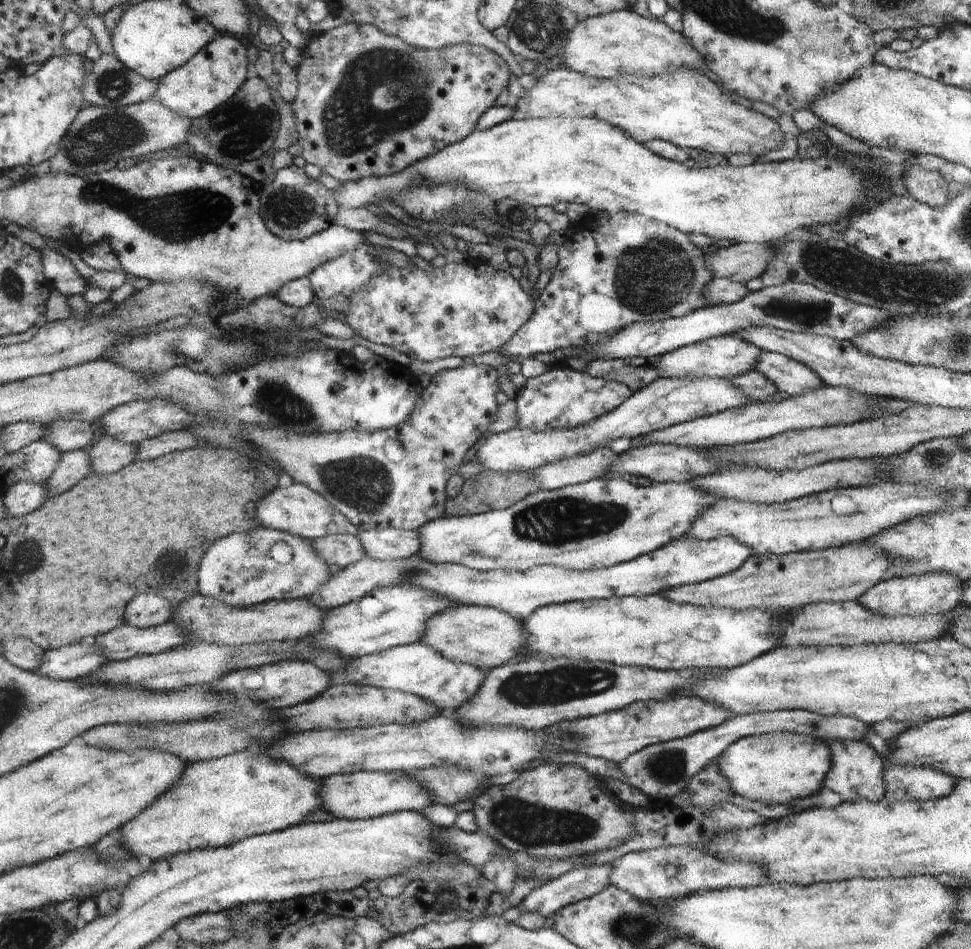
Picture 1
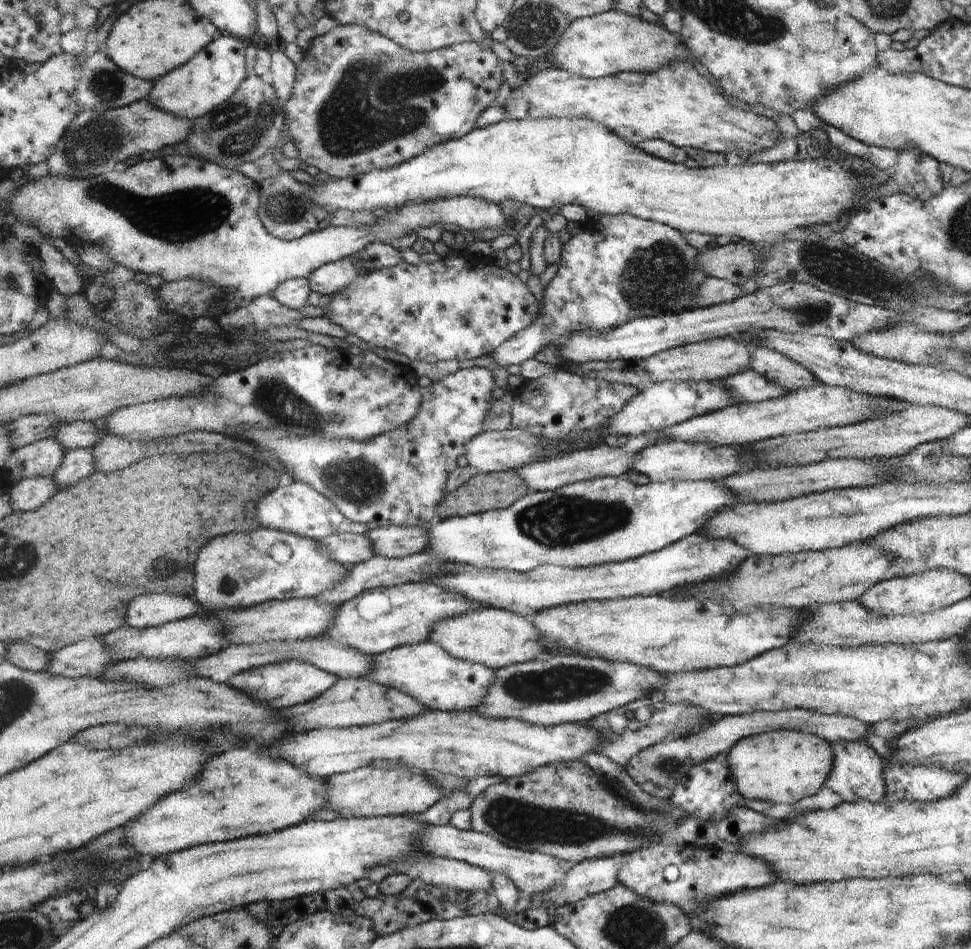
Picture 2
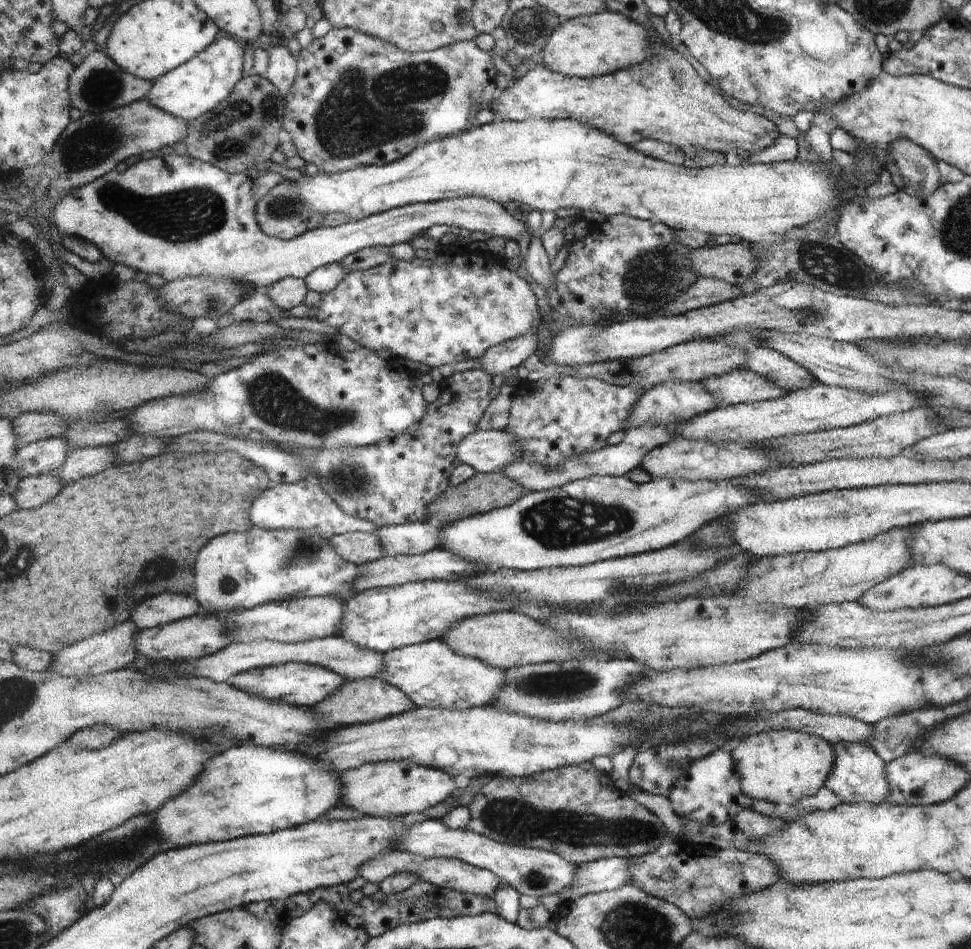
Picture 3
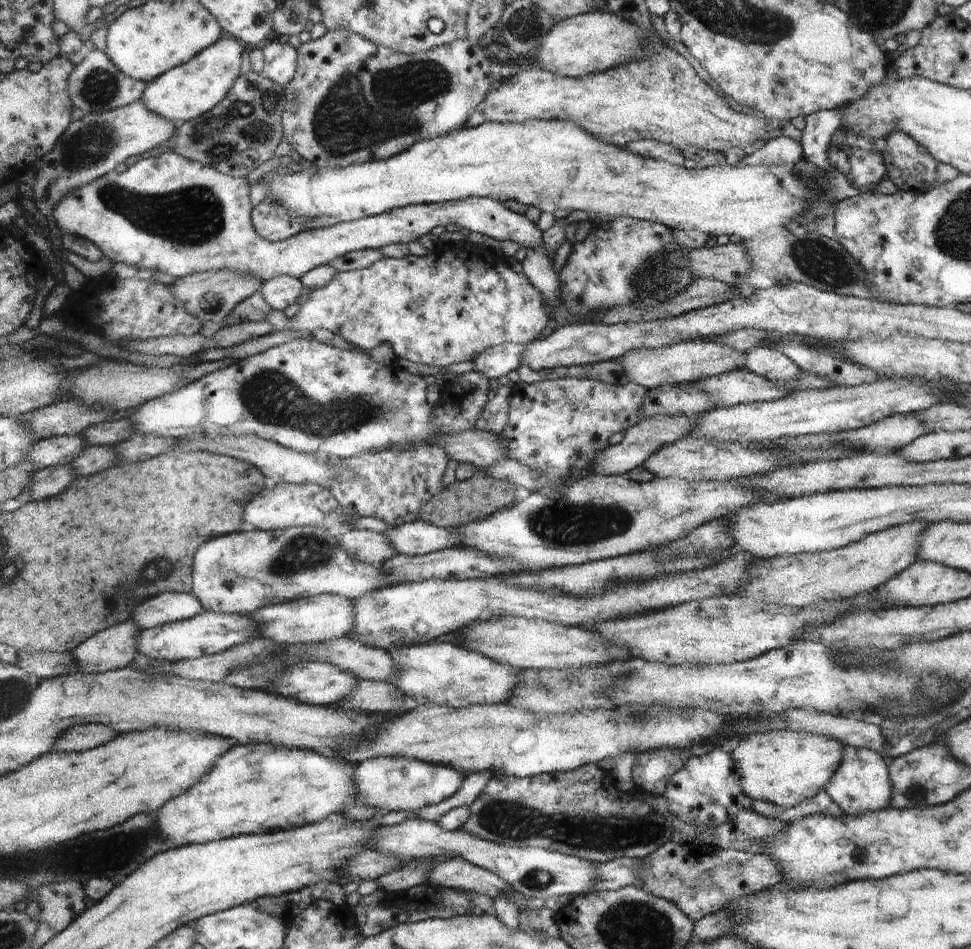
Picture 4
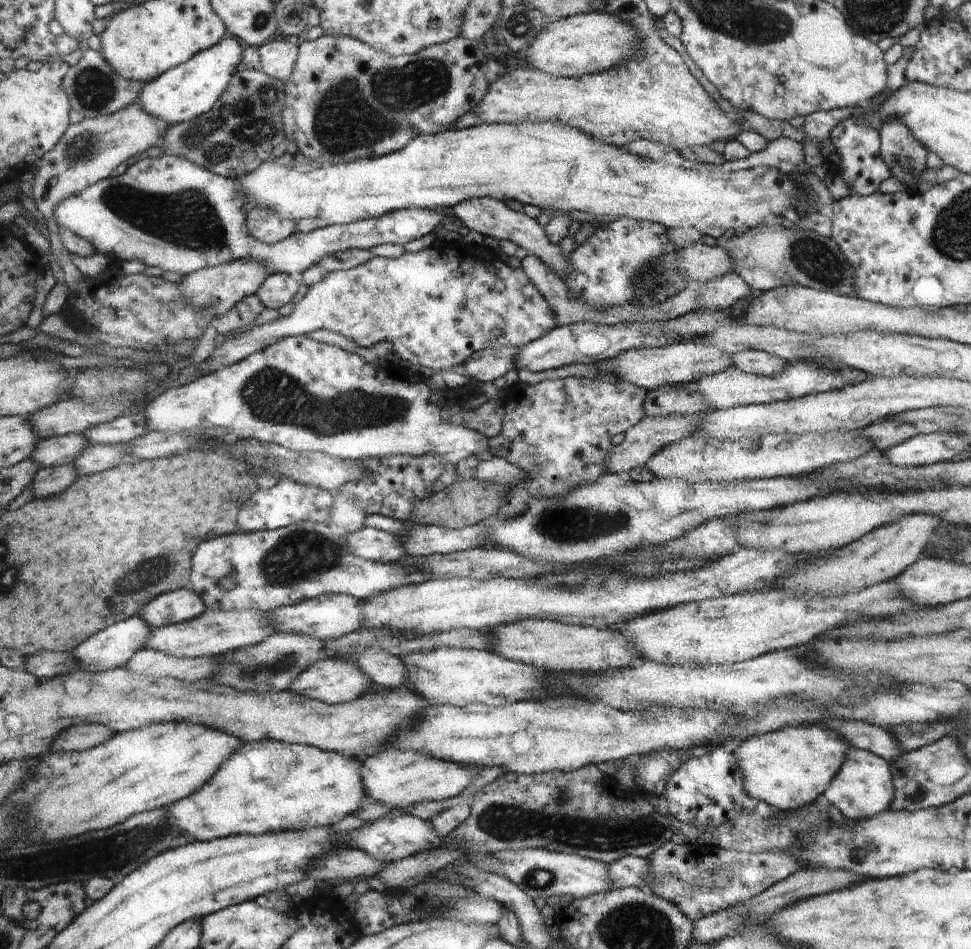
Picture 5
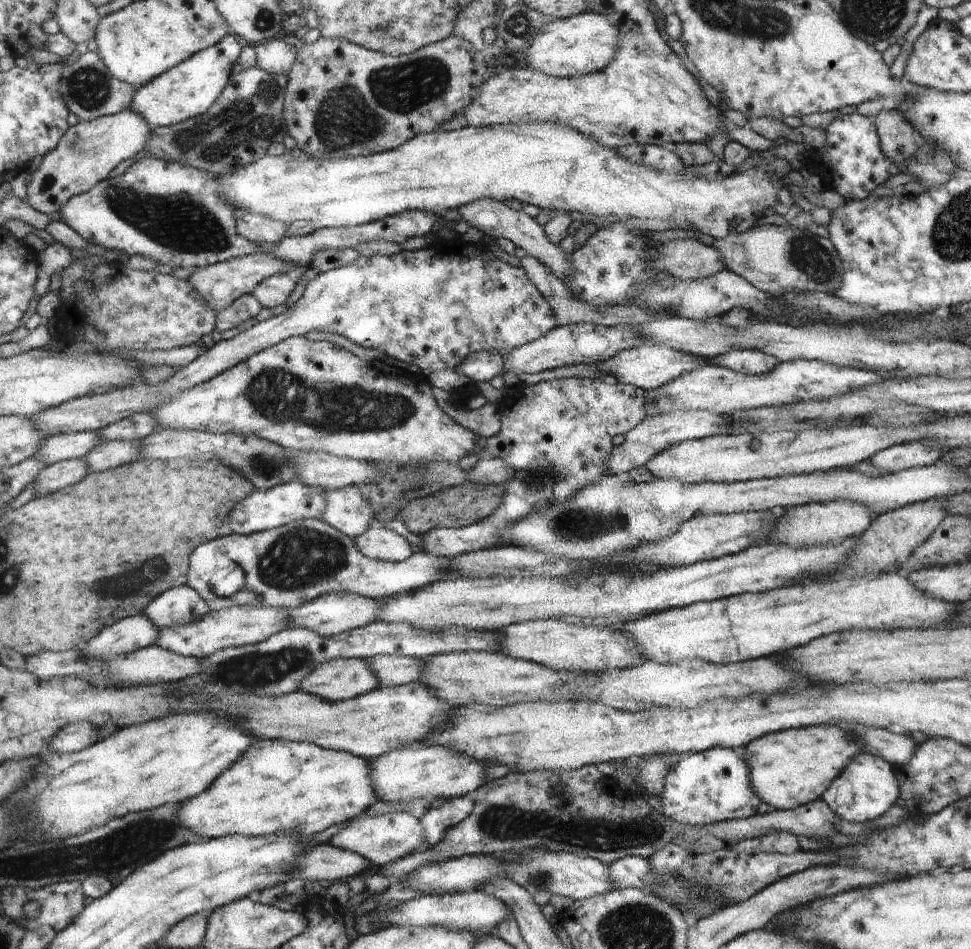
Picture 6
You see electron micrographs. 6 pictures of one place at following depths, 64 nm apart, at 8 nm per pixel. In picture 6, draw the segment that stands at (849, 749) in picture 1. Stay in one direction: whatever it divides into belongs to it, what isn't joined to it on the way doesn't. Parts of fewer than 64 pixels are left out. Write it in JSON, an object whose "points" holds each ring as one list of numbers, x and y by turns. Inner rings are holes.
{"points":[[863,751,847,764,846,770,834,780,822,799,836,816,858,824,880,818,894,802,898,802,900,794,898,777,892,774,890,763,883,757]]}

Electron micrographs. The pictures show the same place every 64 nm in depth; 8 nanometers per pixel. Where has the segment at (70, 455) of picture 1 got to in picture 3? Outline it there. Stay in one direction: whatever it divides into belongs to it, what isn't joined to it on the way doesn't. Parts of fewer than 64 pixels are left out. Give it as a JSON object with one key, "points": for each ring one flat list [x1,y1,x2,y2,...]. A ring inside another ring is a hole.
{"points":[[107,447,78,448,62,468,60,478,64,484,80,482,83,478,104,472,113,463,108,458]]}

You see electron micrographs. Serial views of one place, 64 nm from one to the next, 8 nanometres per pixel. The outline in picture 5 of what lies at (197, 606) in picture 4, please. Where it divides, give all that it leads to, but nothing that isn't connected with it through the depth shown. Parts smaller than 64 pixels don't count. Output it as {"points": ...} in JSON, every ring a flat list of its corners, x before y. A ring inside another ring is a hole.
{"points":[[189,587,158,596,146,604,139,615,150,624,150,628,155,629,194,620,208,609,202,596]]}

